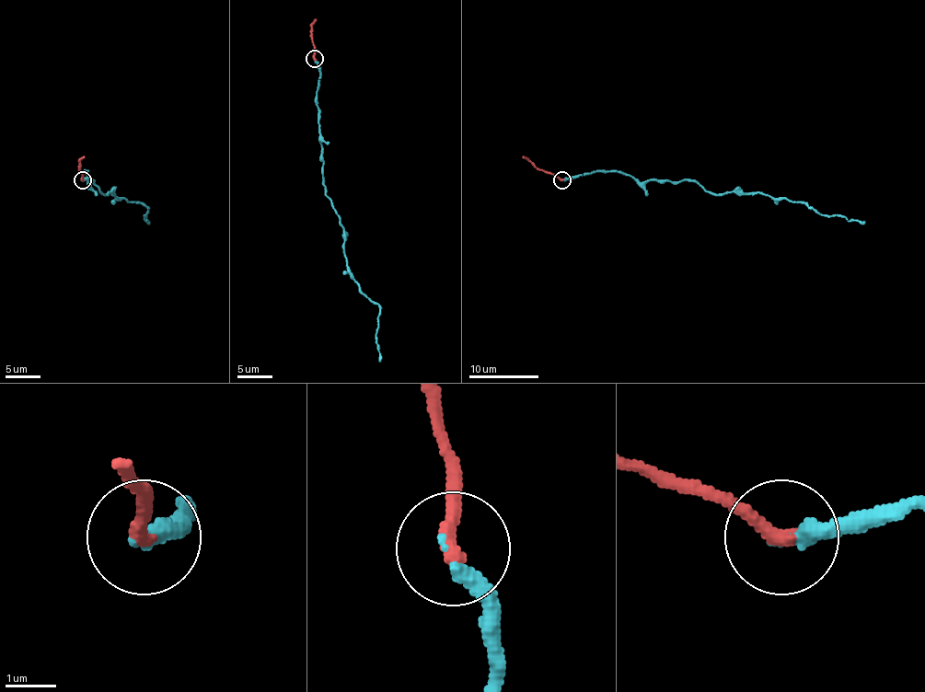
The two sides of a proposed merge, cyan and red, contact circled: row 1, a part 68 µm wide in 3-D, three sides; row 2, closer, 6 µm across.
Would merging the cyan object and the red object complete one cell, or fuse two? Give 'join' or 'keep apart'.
join

